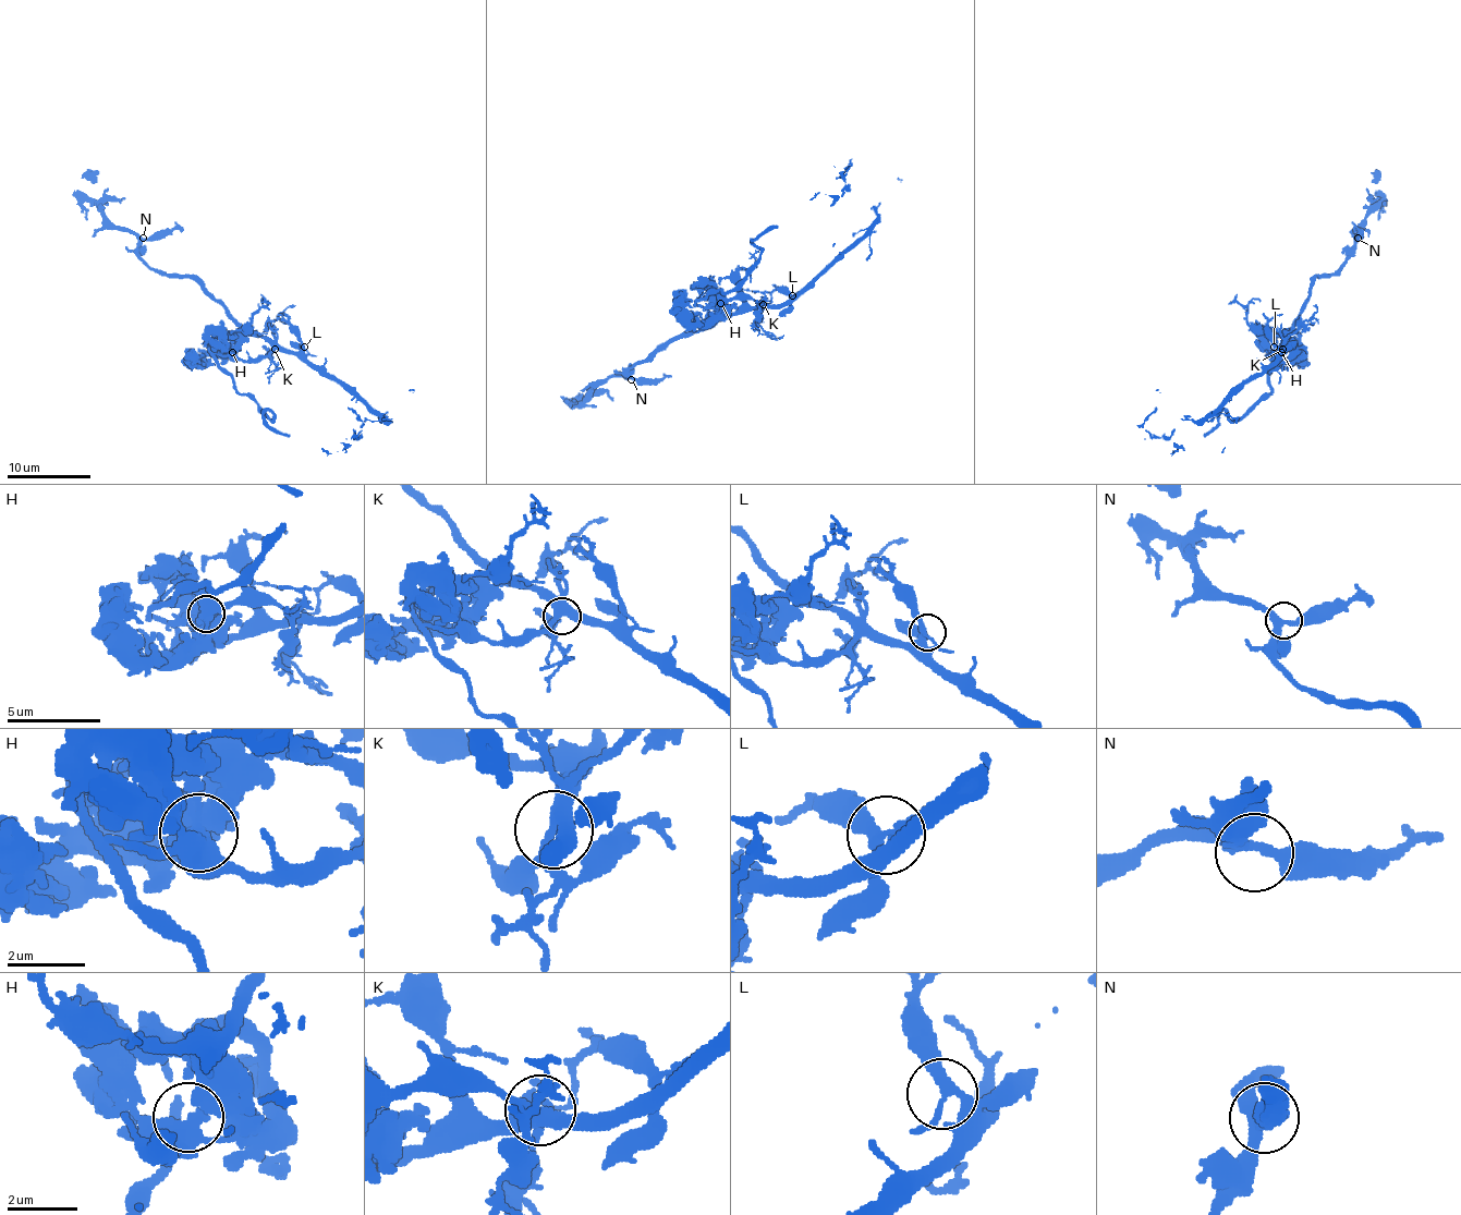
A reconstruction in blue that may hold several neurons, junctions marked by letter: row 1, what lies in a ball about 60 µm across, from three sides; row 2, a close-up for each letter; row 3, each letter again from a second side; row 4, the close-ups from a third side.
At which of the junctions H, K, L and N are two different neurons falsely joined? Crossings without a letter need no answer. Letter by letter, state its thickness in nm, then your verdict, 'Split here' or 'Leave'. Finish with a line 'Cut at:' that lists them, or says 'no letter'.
H: Thickness 460 nm. Split here
K: Thickness 400 nm. Leave
L: Thickness 240 nm. Leave
N: Thickness 320 nm. Leave
Cut at: H

